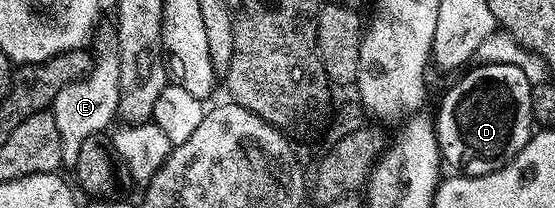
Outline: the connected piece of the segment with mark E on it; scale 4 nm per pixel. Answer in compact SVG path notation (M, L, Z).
M112 46L105 47L93 60L93 68L84 79L59 89L51 108L55 129L61 142L61 161L66 168L73 169L77 164L79 149L87 137L110 130L109 122L118 118L119 105L119 57Z

